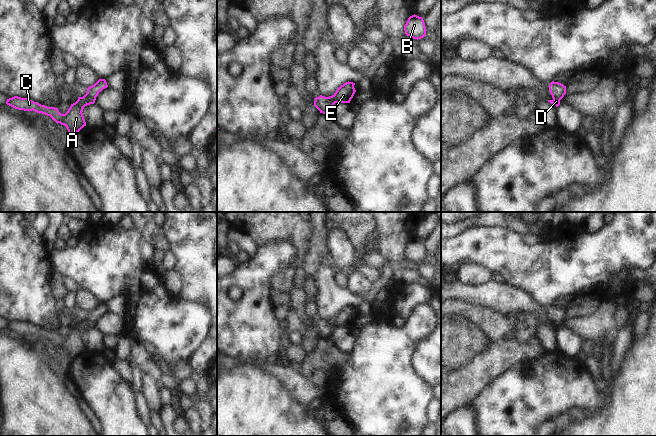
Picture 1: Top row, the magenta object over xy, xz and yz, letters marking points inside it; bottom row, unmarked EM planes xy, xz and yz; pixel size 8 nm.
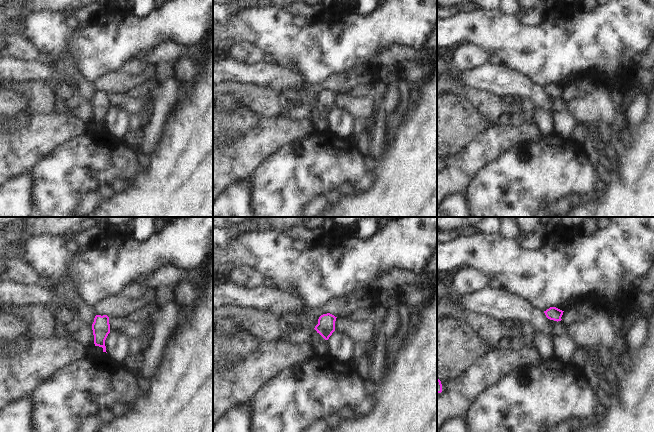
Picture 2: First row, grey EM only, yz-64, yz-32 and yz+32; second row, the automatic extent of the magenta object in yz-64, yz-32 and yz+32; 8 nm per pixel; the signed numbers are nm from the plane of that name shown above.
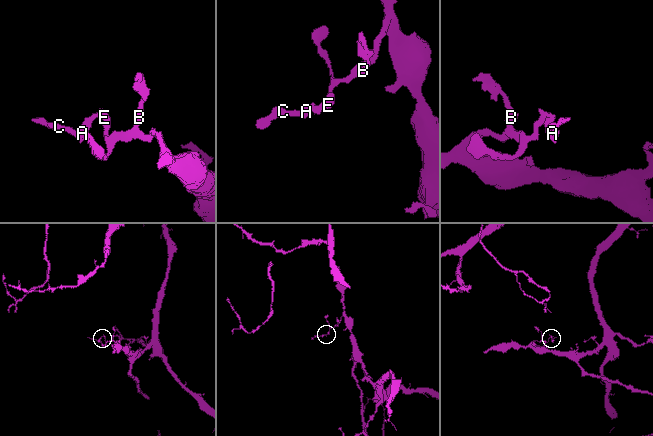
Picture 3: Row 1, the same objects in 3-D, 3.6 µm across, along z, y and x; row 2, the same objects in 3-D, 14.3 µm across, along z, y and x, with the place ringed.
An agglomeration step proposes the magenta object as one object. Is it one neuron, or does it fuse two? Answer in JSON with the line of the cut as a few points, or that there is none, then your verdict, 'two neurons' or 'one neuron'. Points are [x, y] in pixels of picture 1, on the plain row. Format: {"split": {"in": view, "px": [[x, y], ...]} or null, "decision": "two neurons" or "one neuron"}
{"split": null, "decision": "one neuron"}

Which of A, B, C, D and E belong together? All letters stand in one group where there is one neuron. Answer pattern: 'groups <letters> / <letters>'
groups A B C D E

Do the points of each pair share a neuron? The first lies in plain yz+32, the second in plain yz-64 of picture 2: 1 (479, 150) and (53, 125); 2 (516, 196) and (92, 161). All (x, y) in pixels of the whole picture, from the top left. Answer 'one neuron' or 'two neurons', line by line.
1: one neuron
2: one neuron

